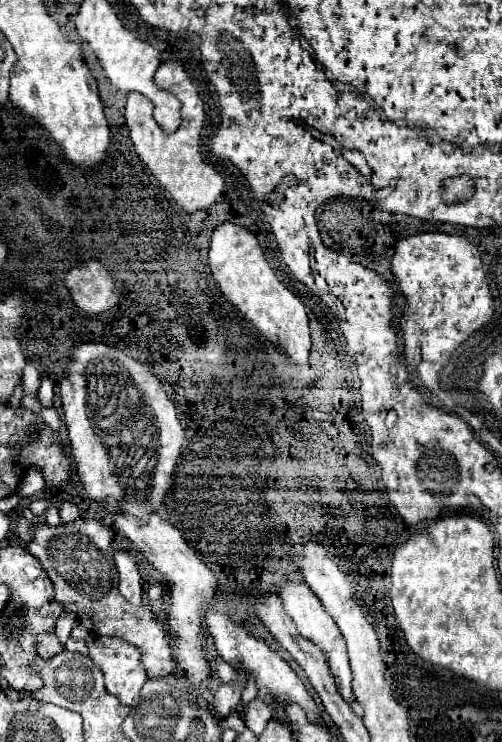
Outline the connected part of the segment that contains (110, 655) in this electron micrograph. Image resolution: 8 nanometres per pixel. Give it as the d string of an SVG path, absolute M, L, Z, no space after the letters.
M88 637L86 643L90 657L102 665L106 691L116 695L122 705L130 705L146 683L140 651L114 637Z

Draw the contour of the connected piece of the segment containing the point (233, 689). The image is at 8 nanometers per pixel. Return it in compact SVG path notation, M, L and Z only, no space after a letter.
M240 673L240 683L236 685L220 685L220 689L214 695L214 709L218 713L218 717L228 717L230 713L236 713L240 707L240 695L244 691L246 685L246 673Z

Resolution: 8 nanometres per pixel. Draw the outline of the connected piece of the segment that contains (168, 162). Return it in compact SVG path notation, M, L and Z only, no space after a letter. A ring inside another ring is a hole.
M176 59L164 61L156 75L154 83L178 97L182 103L182 125L178 127L176 133L164 135L158 123L154 121L153 106L150 99L138 93L129 93L125 105L124 116L129 129L130 137L134 137L134 147L138 145L138 157L146 163L151 174L160 181L164 189L170 191L172 199L182 207L186 213L194 213L200 209L208 209L220 195L222 195L222 177L220 173L204 159L200 151L200 131L204 125L204 105L198 97L196 87L192 85L190 77L186 75L184 67ZM132 97L132 106L131 106Z

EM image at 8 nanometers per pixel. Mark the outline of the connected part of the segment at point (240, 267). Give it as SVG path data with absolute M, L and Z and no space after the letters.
M228 221L218 225L212 233L208 263L222 297L232 303L236 313L252 323L268 341L274 341L280 355L292 359L296 365L308 365L310 331L306 307L282 281L278 281L272 267L266 263L254 233Z

